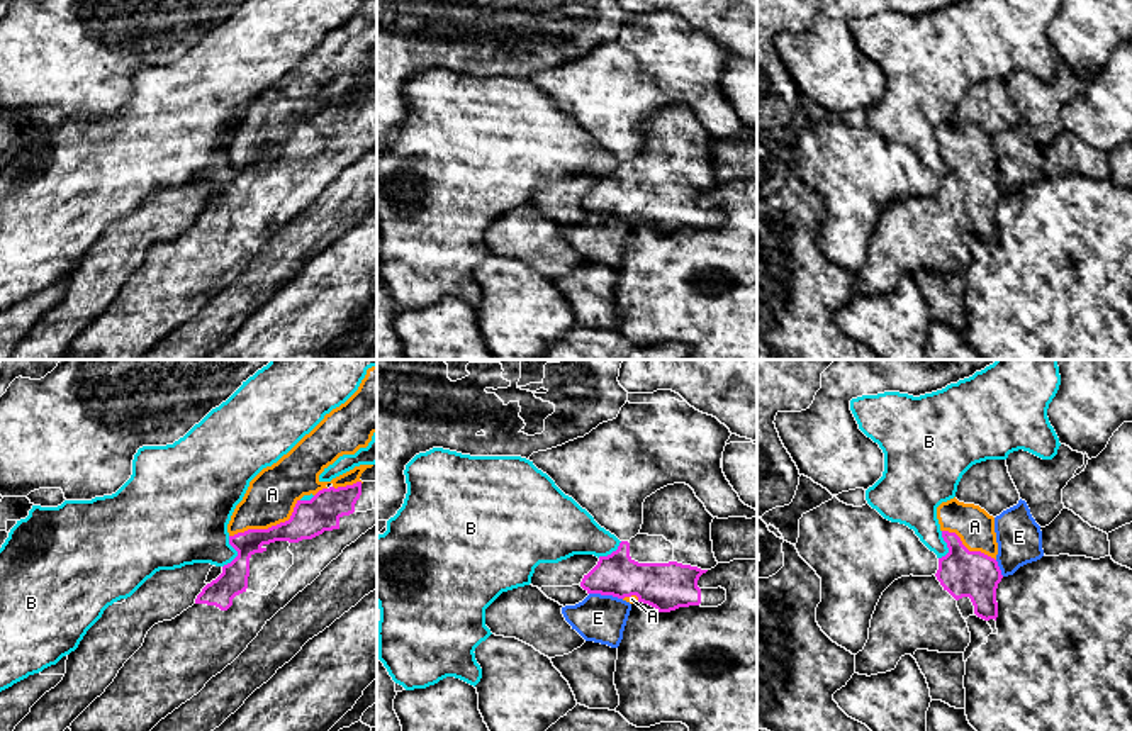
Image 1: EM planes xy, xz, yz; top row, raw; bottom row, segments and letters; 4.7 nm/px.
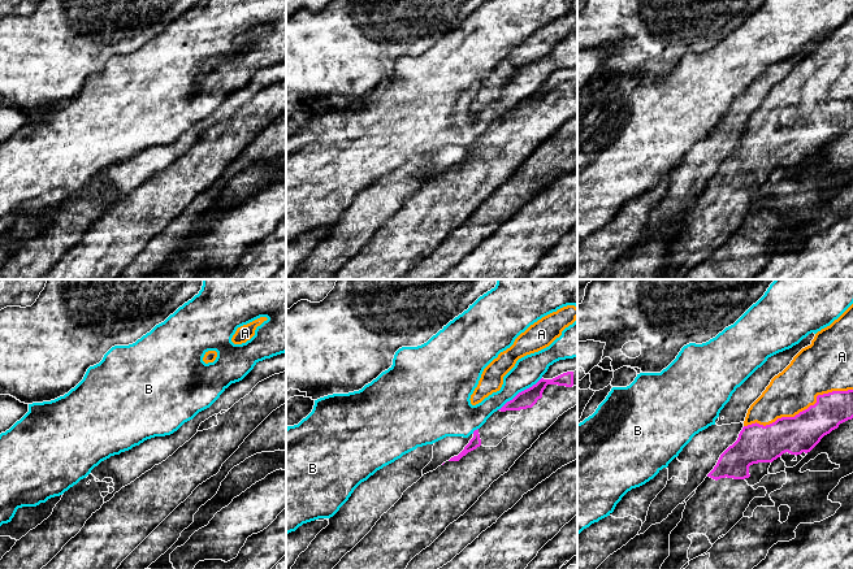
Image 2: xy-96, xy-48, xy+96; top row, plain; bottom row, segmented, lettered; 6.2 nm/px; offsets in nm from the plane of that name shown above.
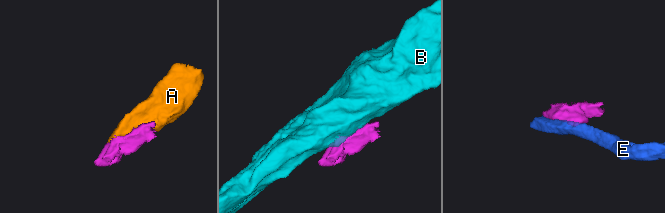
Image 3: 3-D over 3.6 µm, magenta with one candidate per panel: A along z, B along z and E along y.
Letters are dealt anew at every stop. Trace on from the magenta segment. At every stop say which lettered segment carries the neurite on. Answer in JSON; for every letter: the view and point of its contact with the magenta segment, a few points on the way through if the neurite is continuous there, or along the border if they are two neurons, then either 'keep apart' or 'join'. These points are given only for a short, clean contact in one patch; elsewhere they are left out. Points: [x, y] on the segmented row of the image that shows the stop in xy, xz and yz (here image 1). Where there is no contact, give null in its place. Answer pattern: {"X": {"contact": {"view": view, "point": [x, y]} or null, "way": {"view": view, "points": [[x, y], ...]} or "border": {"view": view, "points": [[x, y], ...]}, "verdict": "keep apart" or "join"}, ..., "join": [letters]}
{"A": {"contact": {"view": "xy", "point": [268, 528]}, "verdict": "join"}, "B": {"contact": {"view": "xy", "point": [238, 553]}, "verdict": "keep apart"}, "E": {"contact": {"view": "xz", "point": [606, 594]}, "border": {"view": "xz", "points": [[589, 592], [622, 599]]}, "verdict": "keep apart"}, "join": ["A"]}

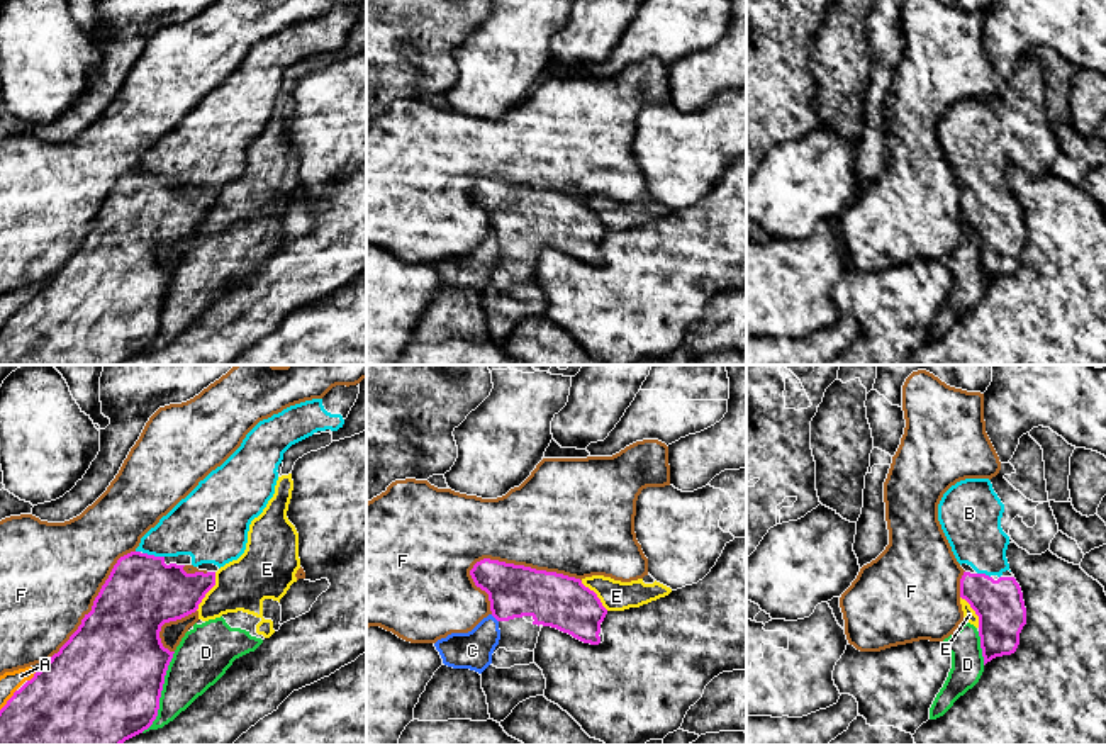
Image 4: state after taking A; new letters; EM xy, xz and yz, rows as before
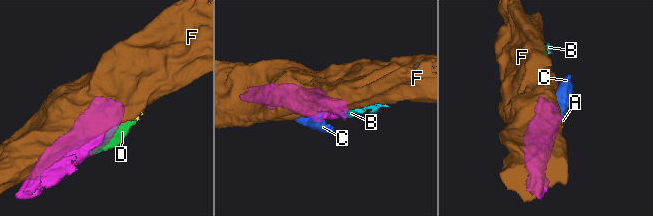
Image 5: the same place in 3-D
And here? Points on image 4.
{"A": {"contact": {"view": "xy", "point": [34, 676]}, "verdict": "keep apart"}, "B": {"contact": {"view": "xy", "point": [153, 555]}, "verdict": "join"}, "C": {"contact": {"view": "xz", "point": [494, 616]}, "border": {"view": "xz", "points": [[491, 615], [497, 621]]}, "verdict": "keep apart"}, "D": {"contact": {"view": "xy", "point": [160, 693]}, "verdict": "keep apart"}, "E": {"contact": {"view": "xy", "point": [209, 589]}, "border": {"view": "xy", "points": [[216, 572], [216, 582], [195, 610]]}, "verdict": "keep apart"}, "F": {"contact": {"view": "xz", "point": [523, 565]}, "verdict": "keep apart"}, "join": ["B"]}

